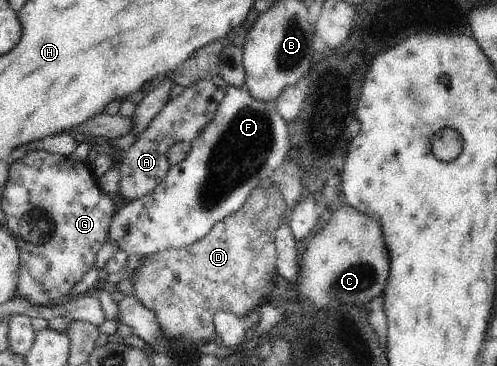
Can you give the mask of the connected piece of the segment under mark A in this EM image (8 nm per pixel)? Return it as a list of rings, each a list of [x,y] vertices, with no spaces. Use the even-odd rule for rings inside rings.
[[[220,75],[201,80],[191,87],[185,88],[182,94],[170,99],[152,122],[141,132],[137,140],[126,152],[120,164],[121,179],[118,191],[122,198],[134,199],[150,194],[164,180],[170,167],[167,157],[168,149],[179,142],[192,142],[214,118],[220,101],[224,96],[226,79]]]

